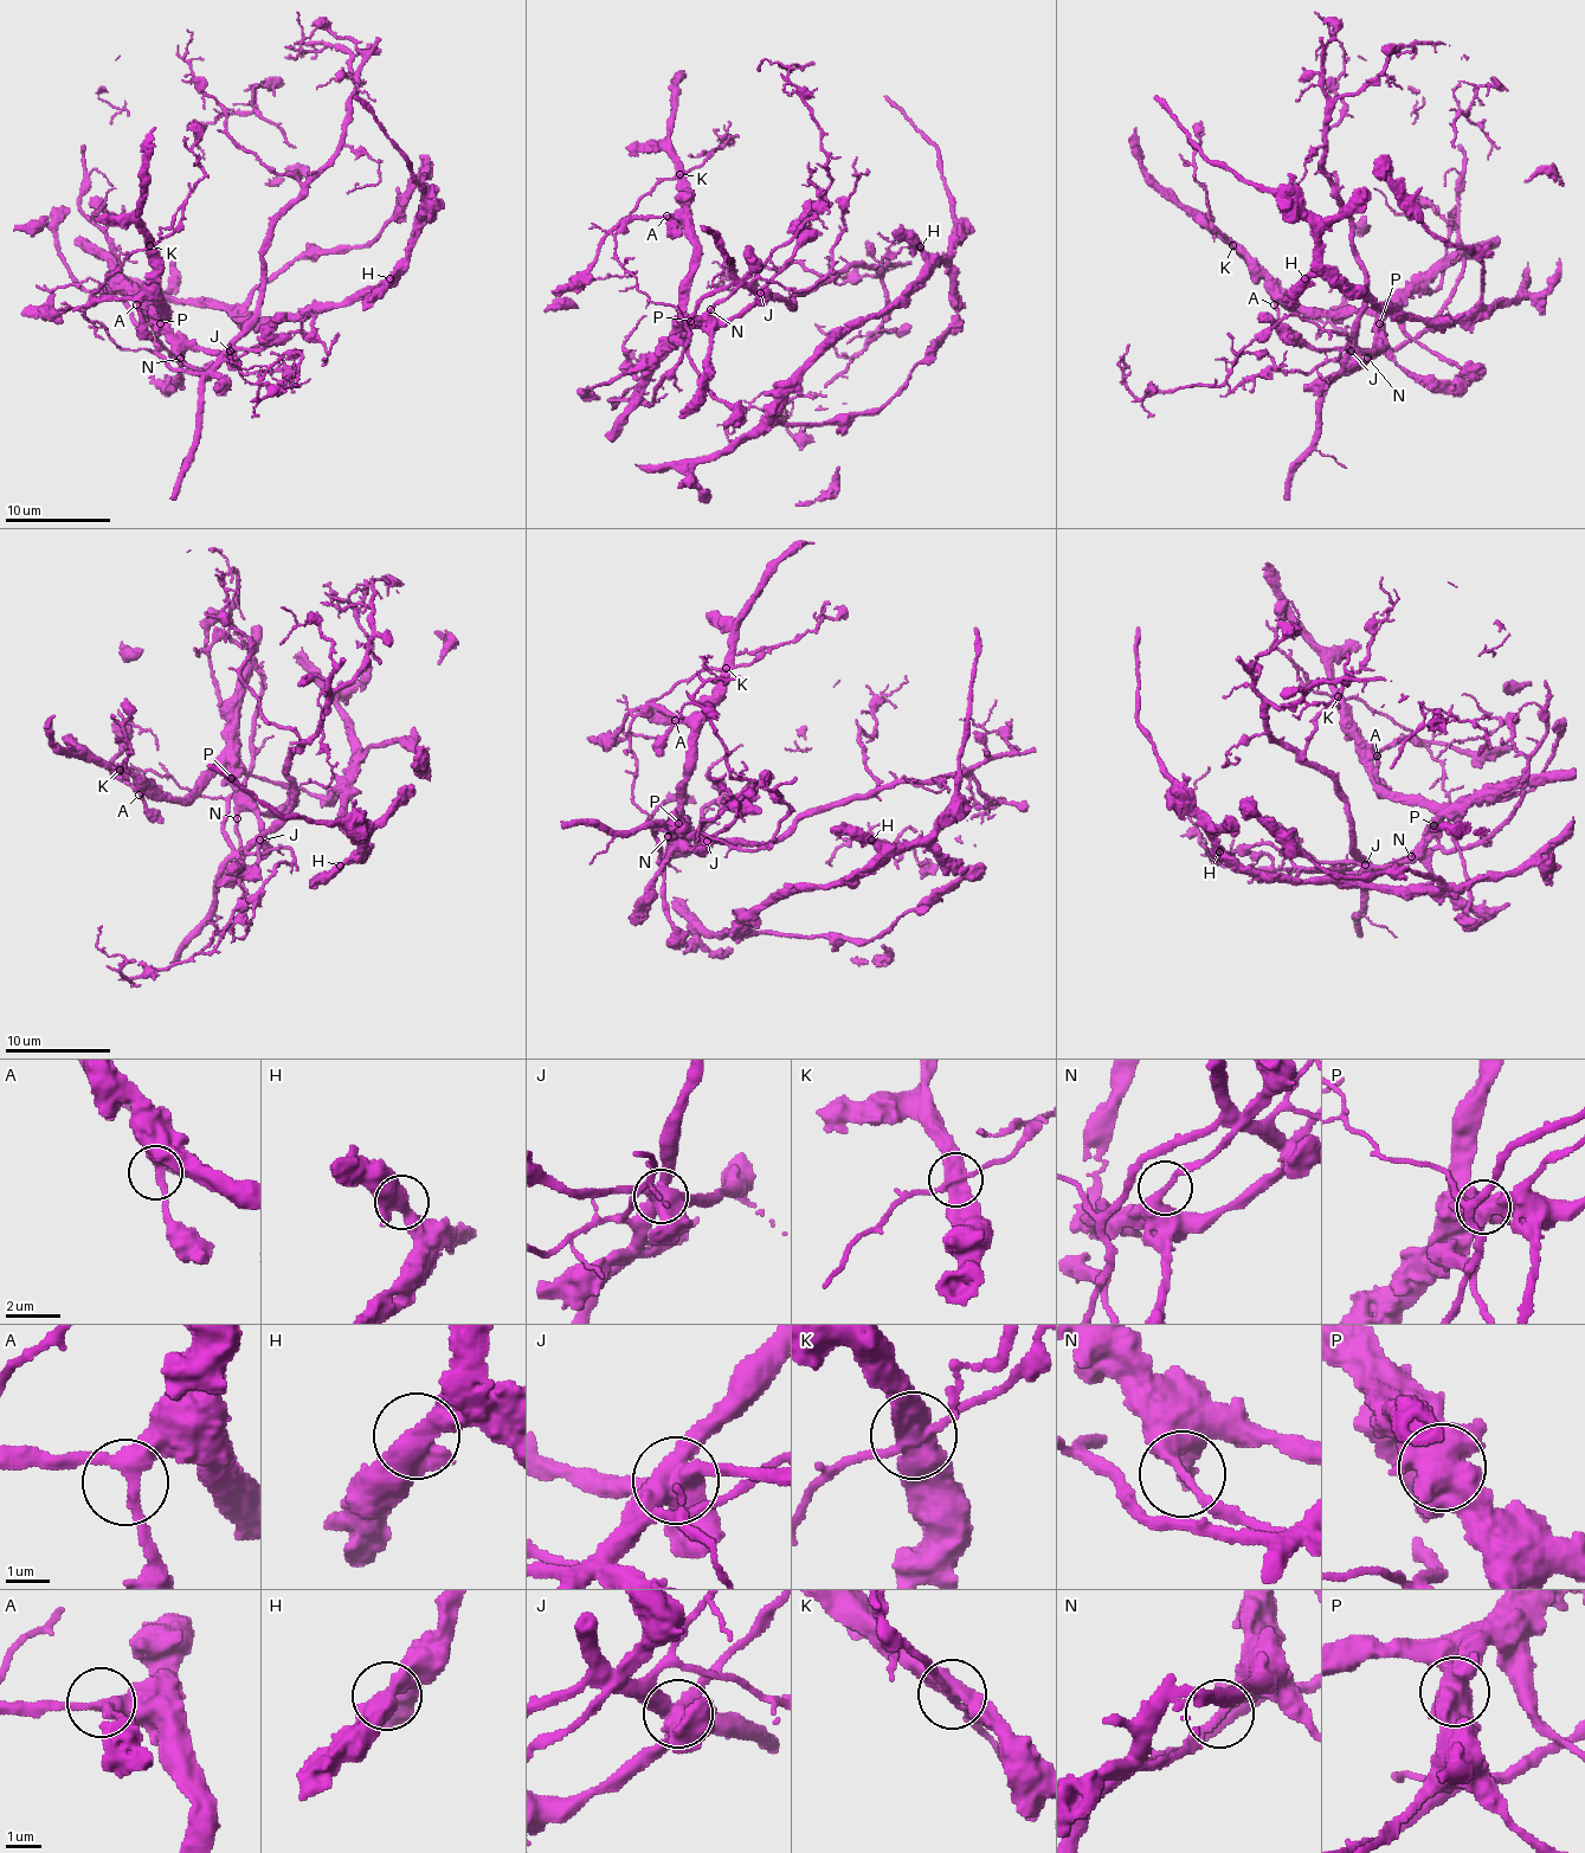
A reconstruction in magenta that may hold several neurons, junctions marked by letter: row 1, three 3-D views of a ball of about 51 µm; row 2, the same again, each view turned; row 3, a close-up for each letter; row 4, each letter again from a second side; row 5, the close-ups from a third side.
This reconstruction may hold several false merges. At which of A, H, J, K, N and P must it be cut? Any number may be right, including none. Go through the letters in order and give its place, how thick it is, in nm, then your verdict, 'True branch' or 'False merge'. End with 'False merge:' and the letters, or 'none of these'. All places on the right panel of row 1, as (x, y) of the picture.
A: Place: (1274, 304). Thickness 300 nm. True branch
H: Place: (1305, 278). Thickness 550 nm. True branch
J: Place: (1351, 351). Thickness 600 nm. False merge
K: Place: (1232, 245). Thickness 440 nm. False merge
N: Place: (1367, 358). Thickness 240 nm. False merge
P: Place: (1379, 323). Thickness 700 nm. True branch
False merge: J, K, N

